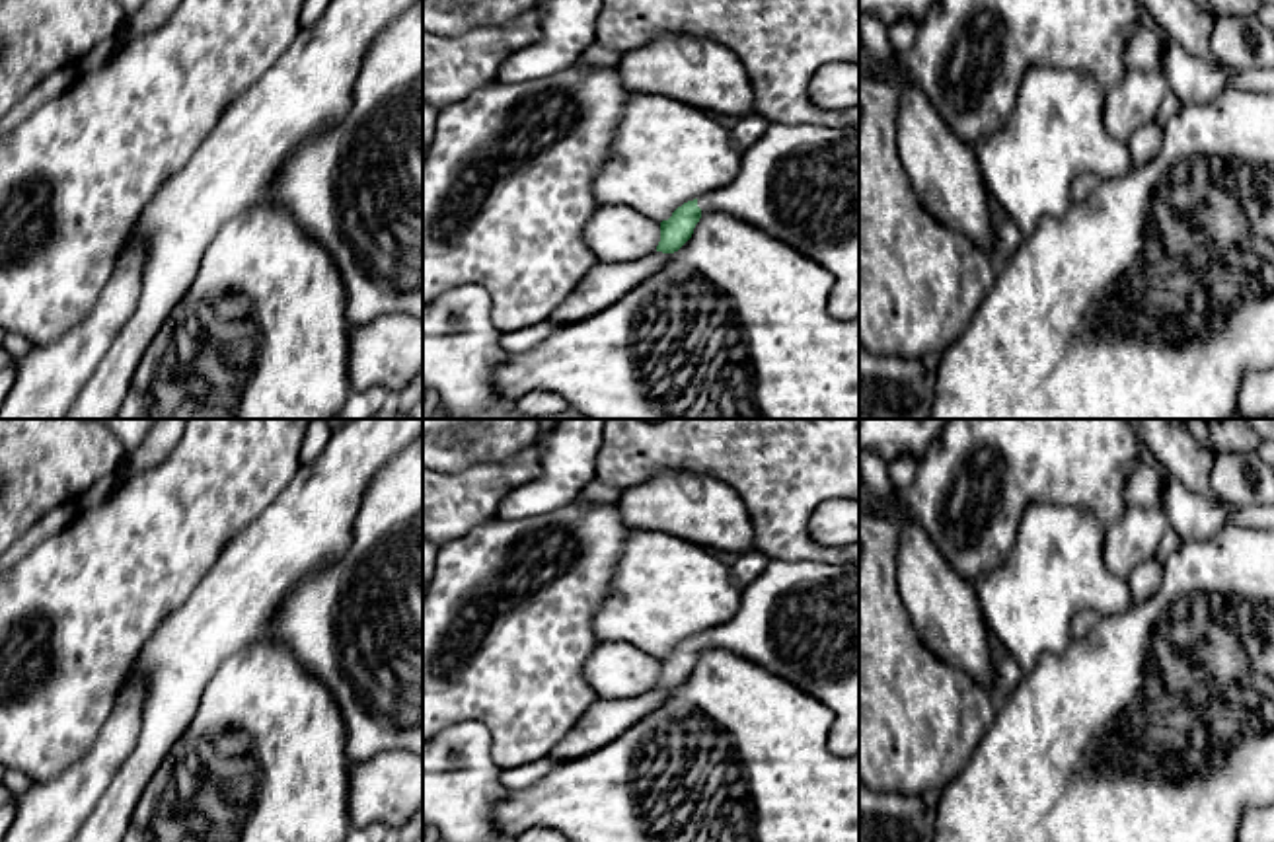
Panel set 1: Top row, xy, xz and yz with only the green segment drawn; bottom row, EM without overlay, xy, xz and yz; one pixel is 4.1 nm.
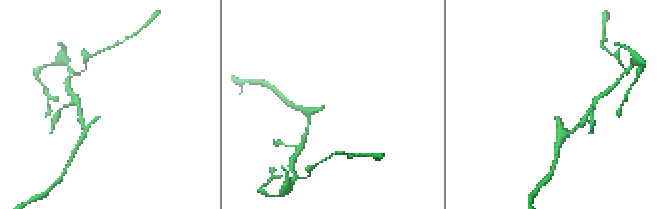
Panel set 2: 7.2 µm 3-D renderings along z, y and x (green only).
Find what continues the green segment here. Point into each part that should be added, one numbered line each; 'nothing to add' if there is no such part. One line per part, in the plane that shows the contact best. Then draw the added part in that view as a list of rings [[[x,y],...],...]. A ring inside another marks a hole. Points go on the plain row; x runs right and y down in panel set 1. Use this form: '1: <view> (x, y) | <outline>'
1: xz (799, 620) | [[[769,559],[762,575],[744,587],[734,618],[697,633],[697,643],[701,653],[725,649],[748,659],[826,704],[836,715],[828,750],[859,754],[859,561]]]

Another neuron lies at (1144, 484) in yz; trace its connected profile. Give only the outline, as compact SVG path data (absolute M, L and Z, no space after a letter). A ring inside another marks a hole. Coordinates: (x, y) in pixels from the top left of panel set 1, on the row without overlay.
M1145 458L1138 460L1128 472L1126 472L1126 487L1124 497L1130 505L1136 507L1155 507L1163 509L1161 501L1161 468L1157 462L1149 462Z

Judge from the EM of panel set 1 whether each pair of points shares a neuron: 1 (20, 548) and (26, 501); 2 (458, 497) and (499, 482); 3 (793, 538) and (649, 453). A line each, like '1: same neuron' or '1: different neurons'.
1: different neurons
2: same neuron
3: same neuron

